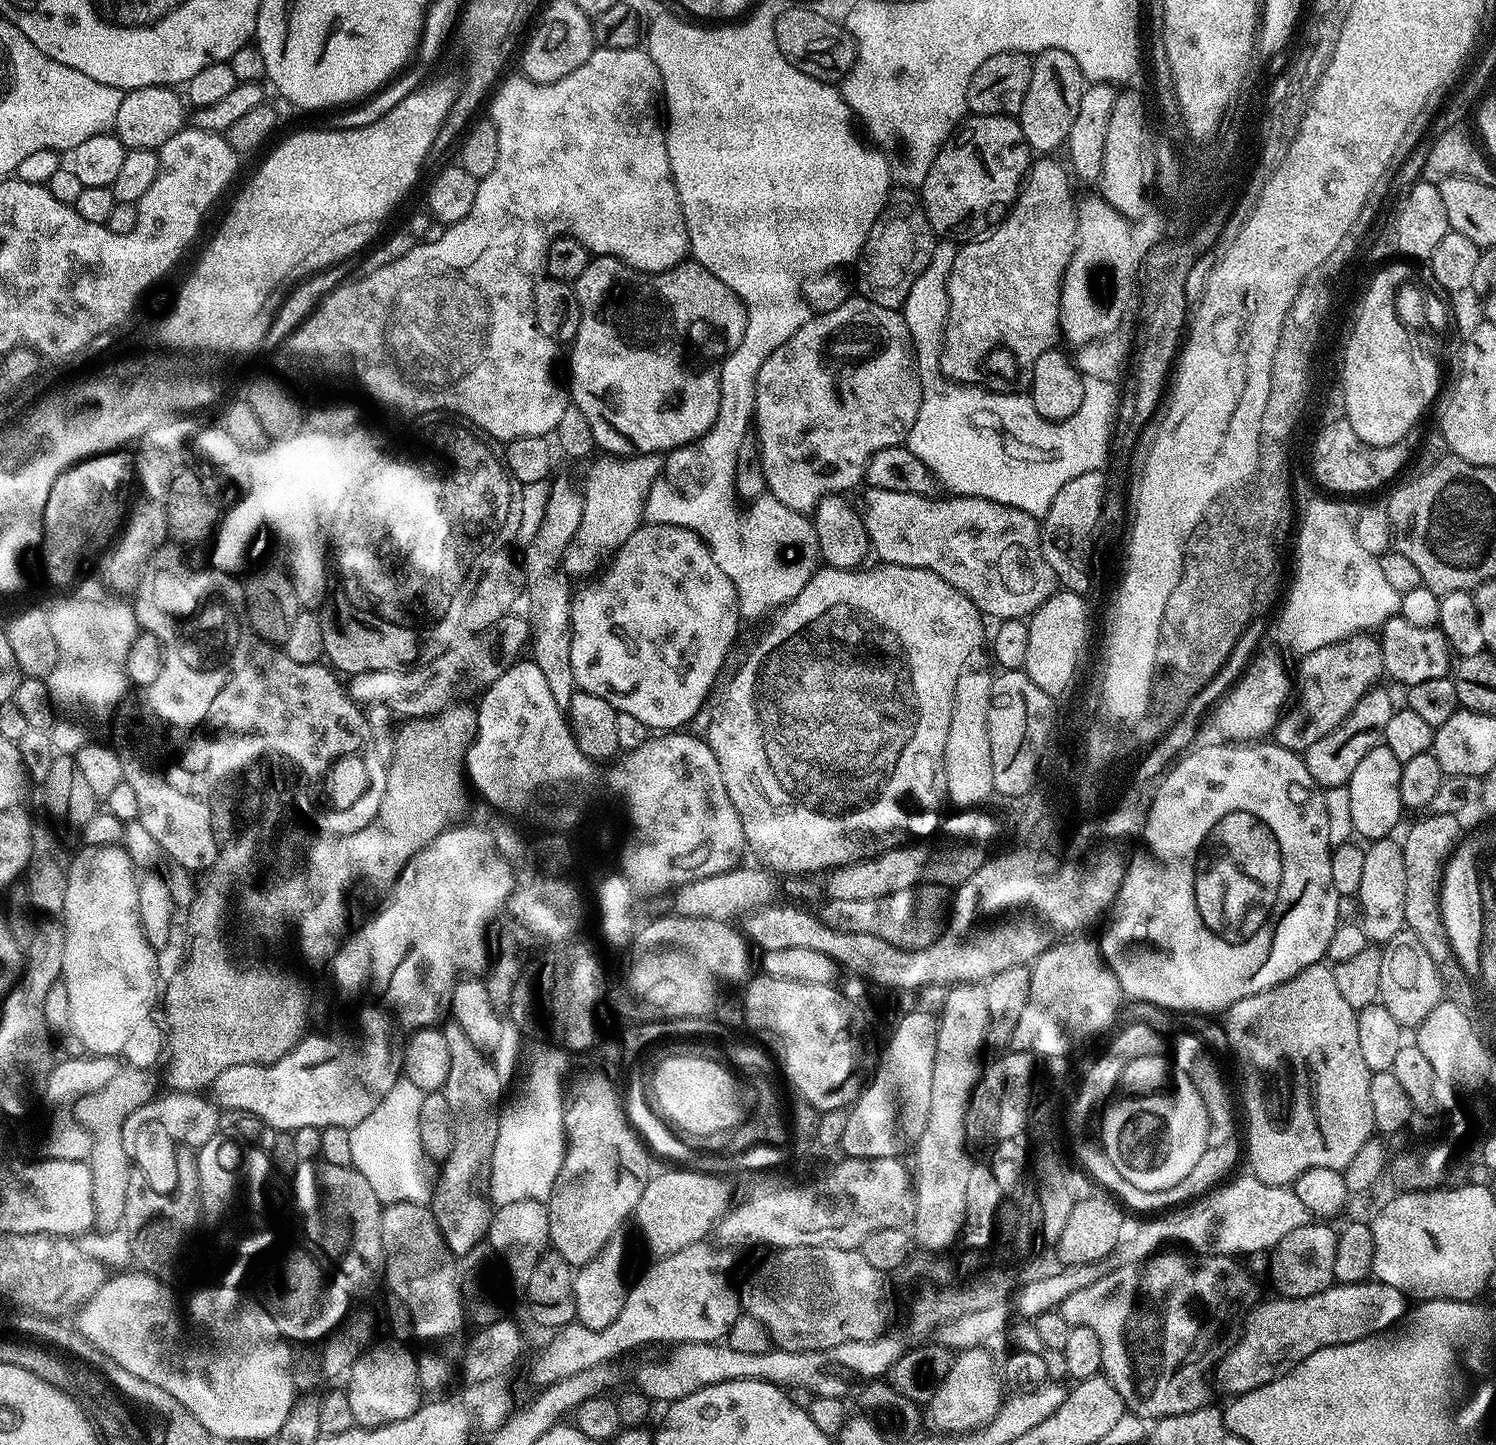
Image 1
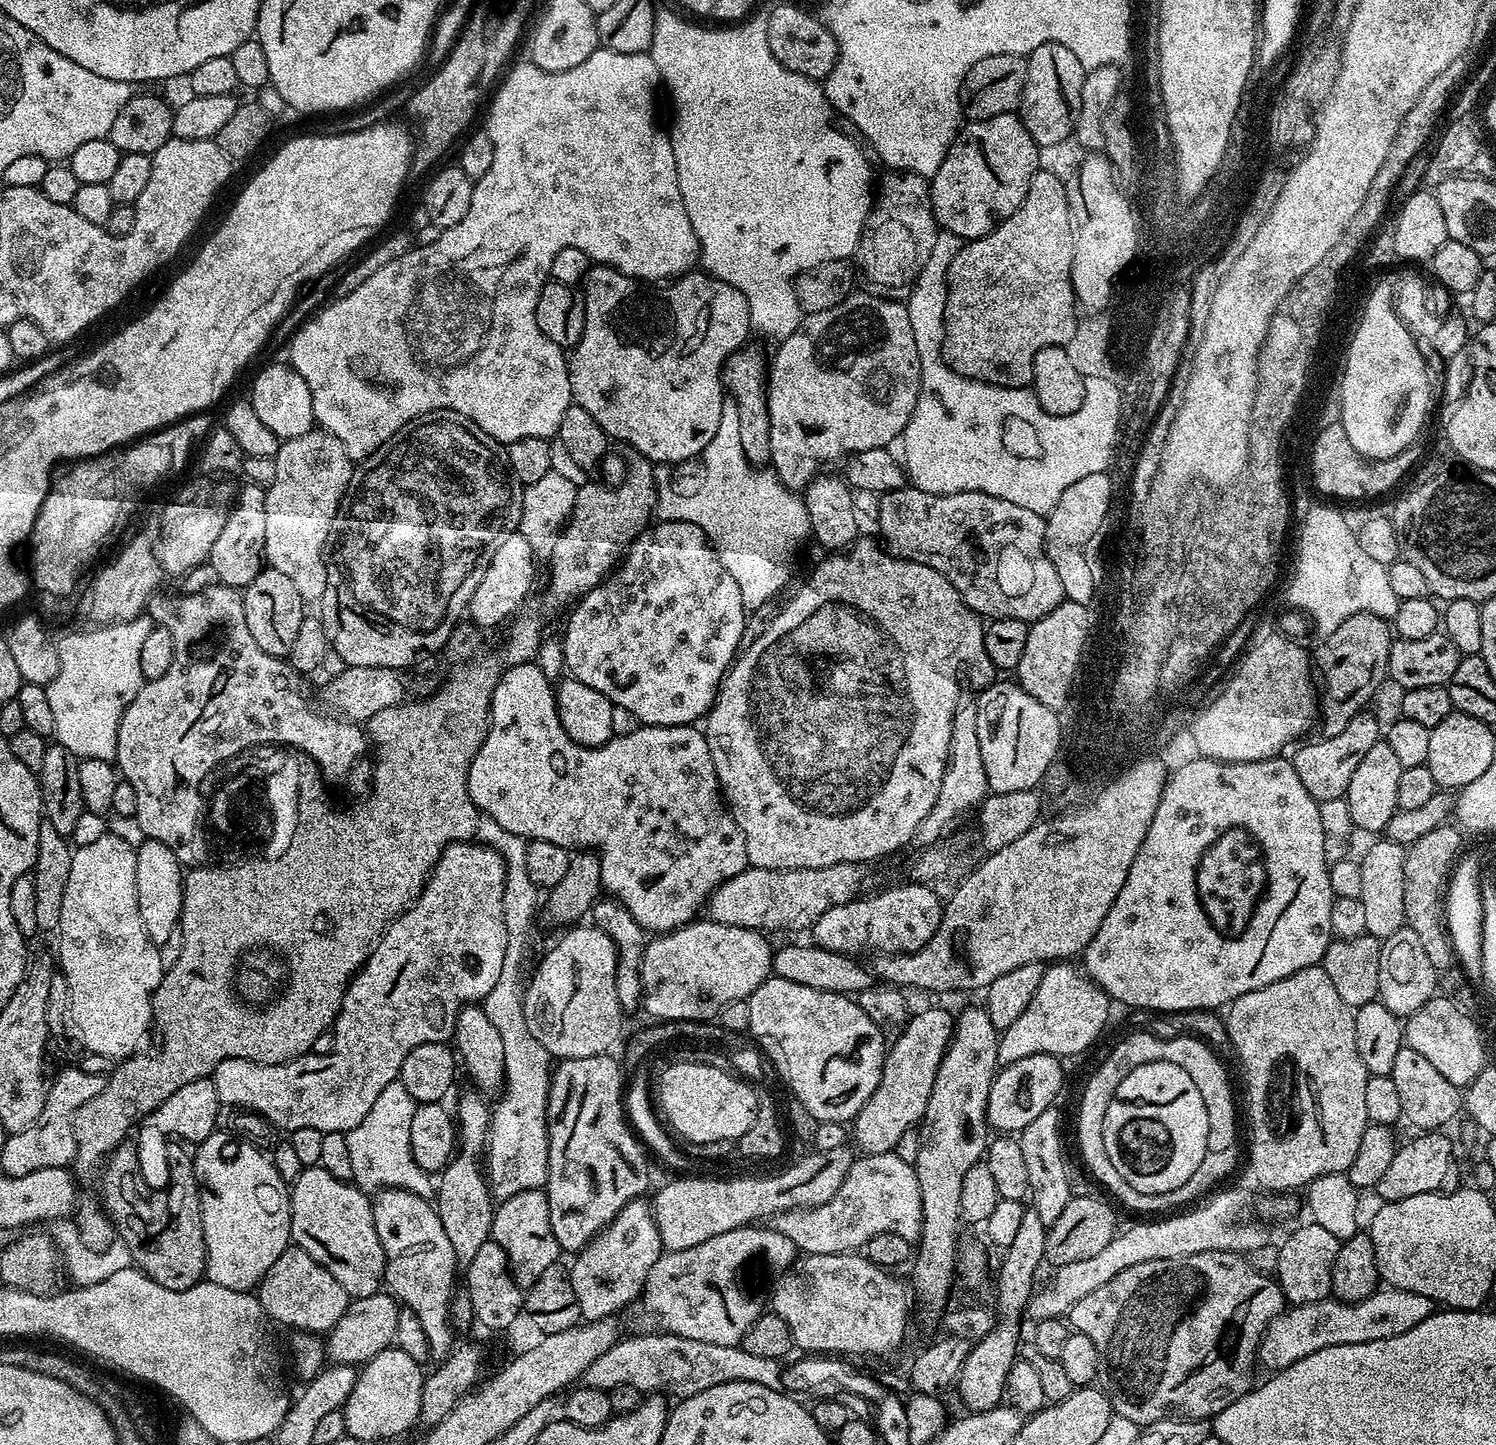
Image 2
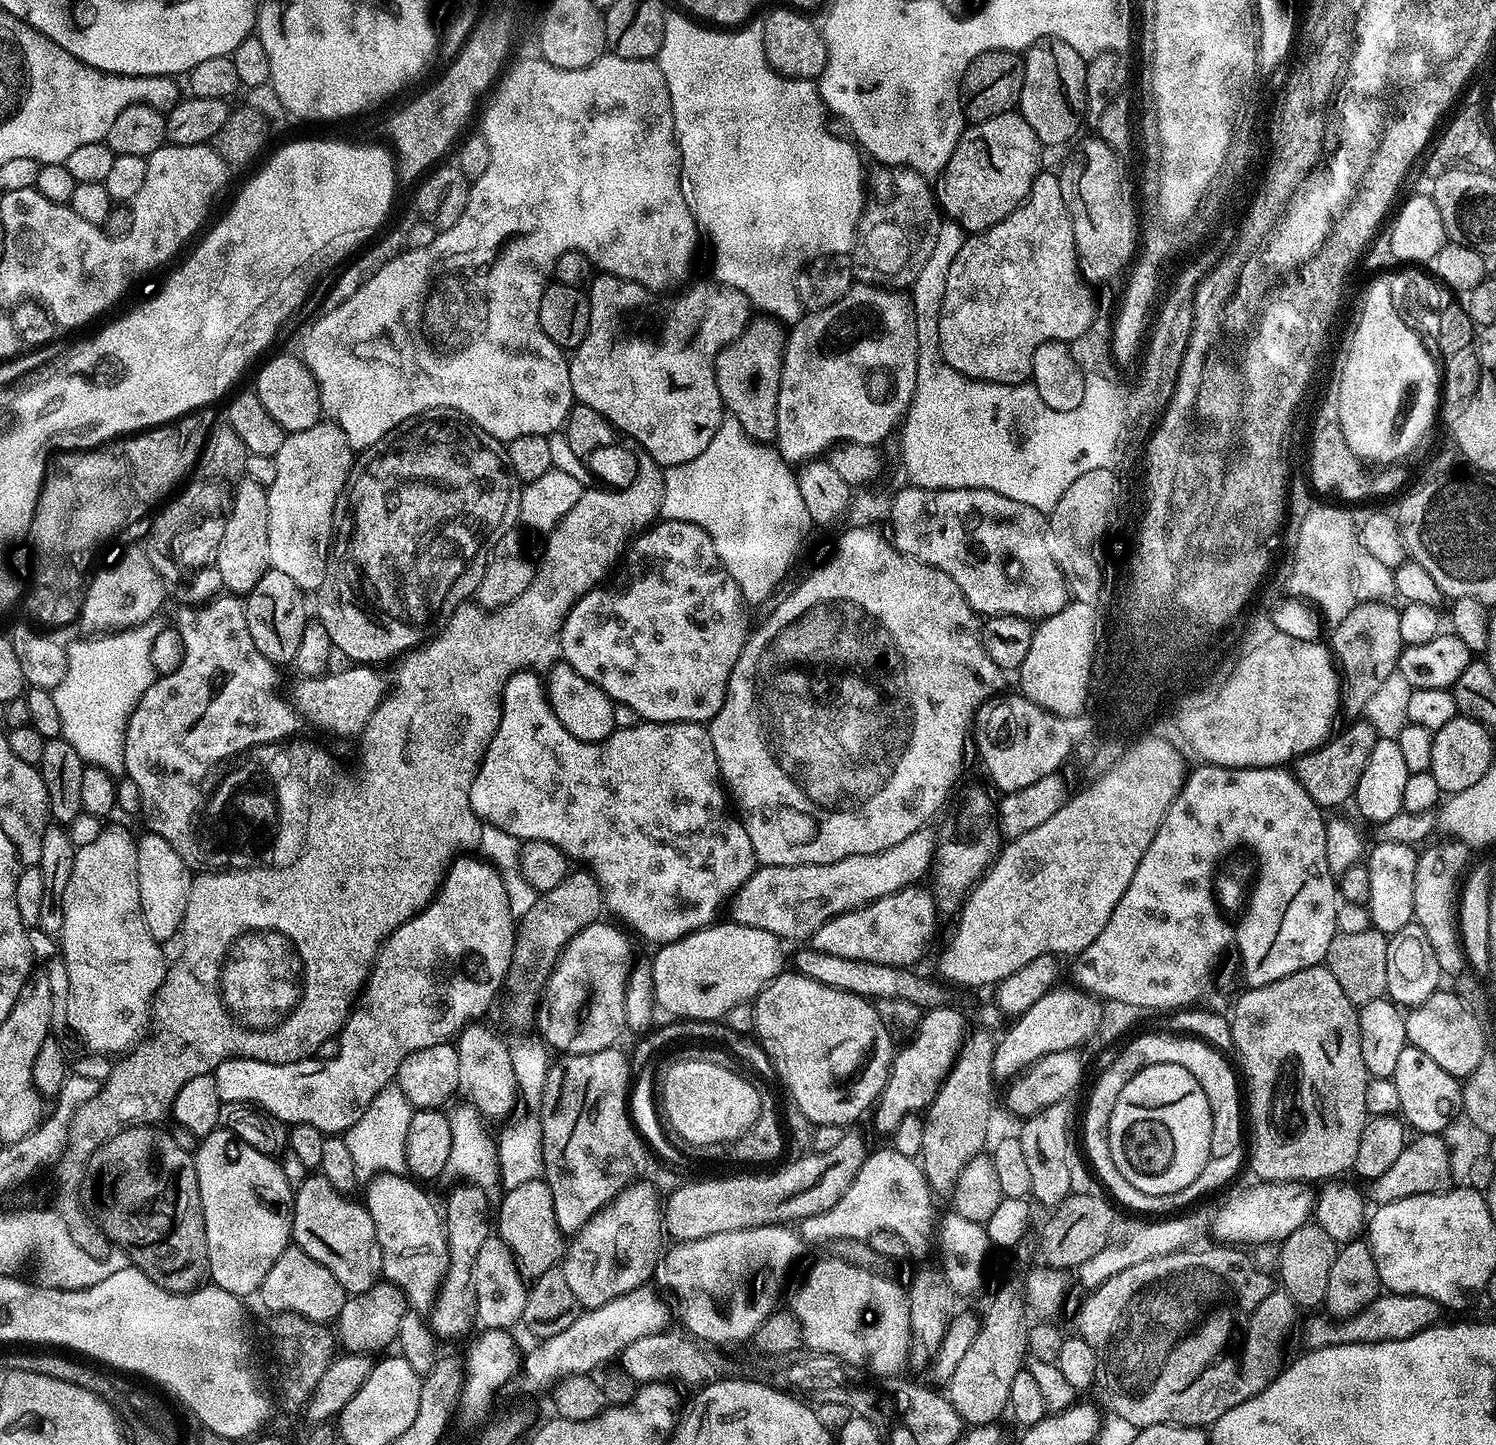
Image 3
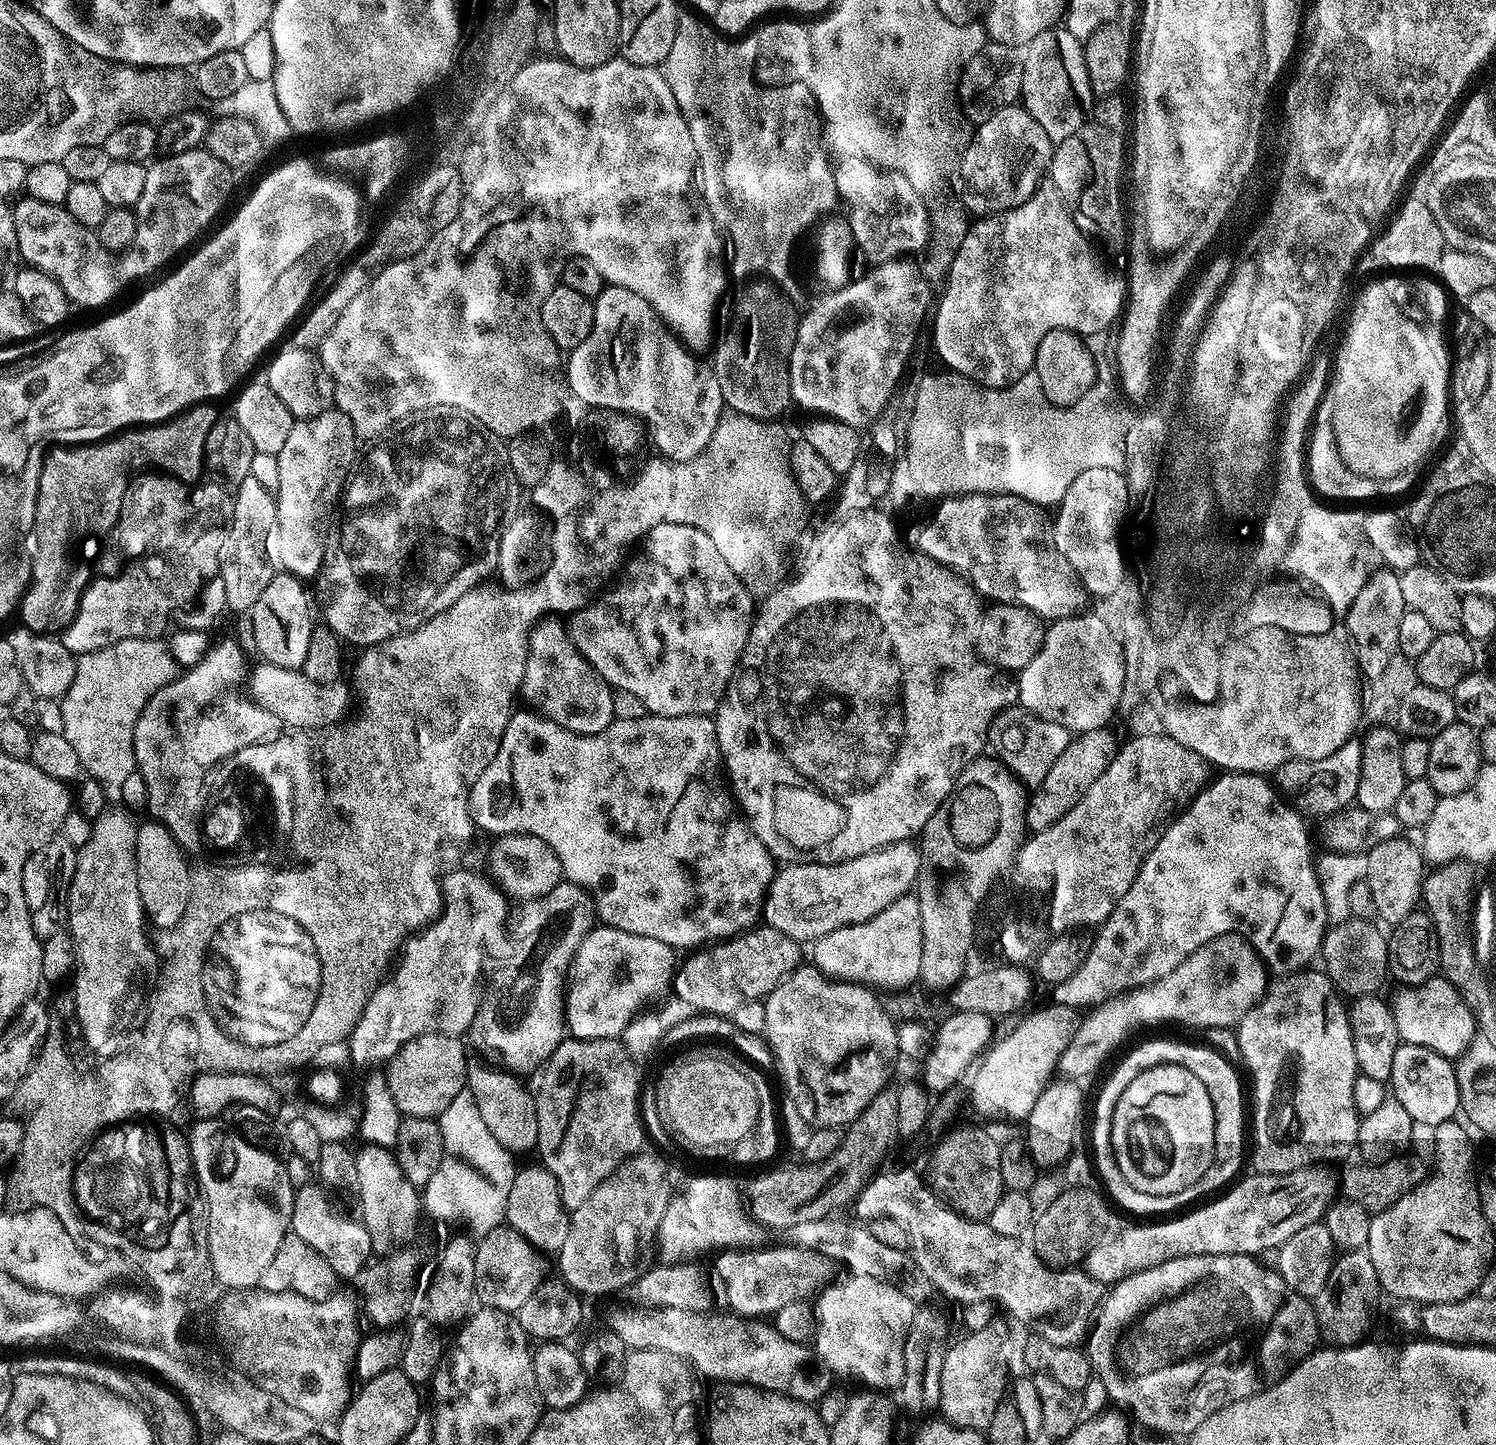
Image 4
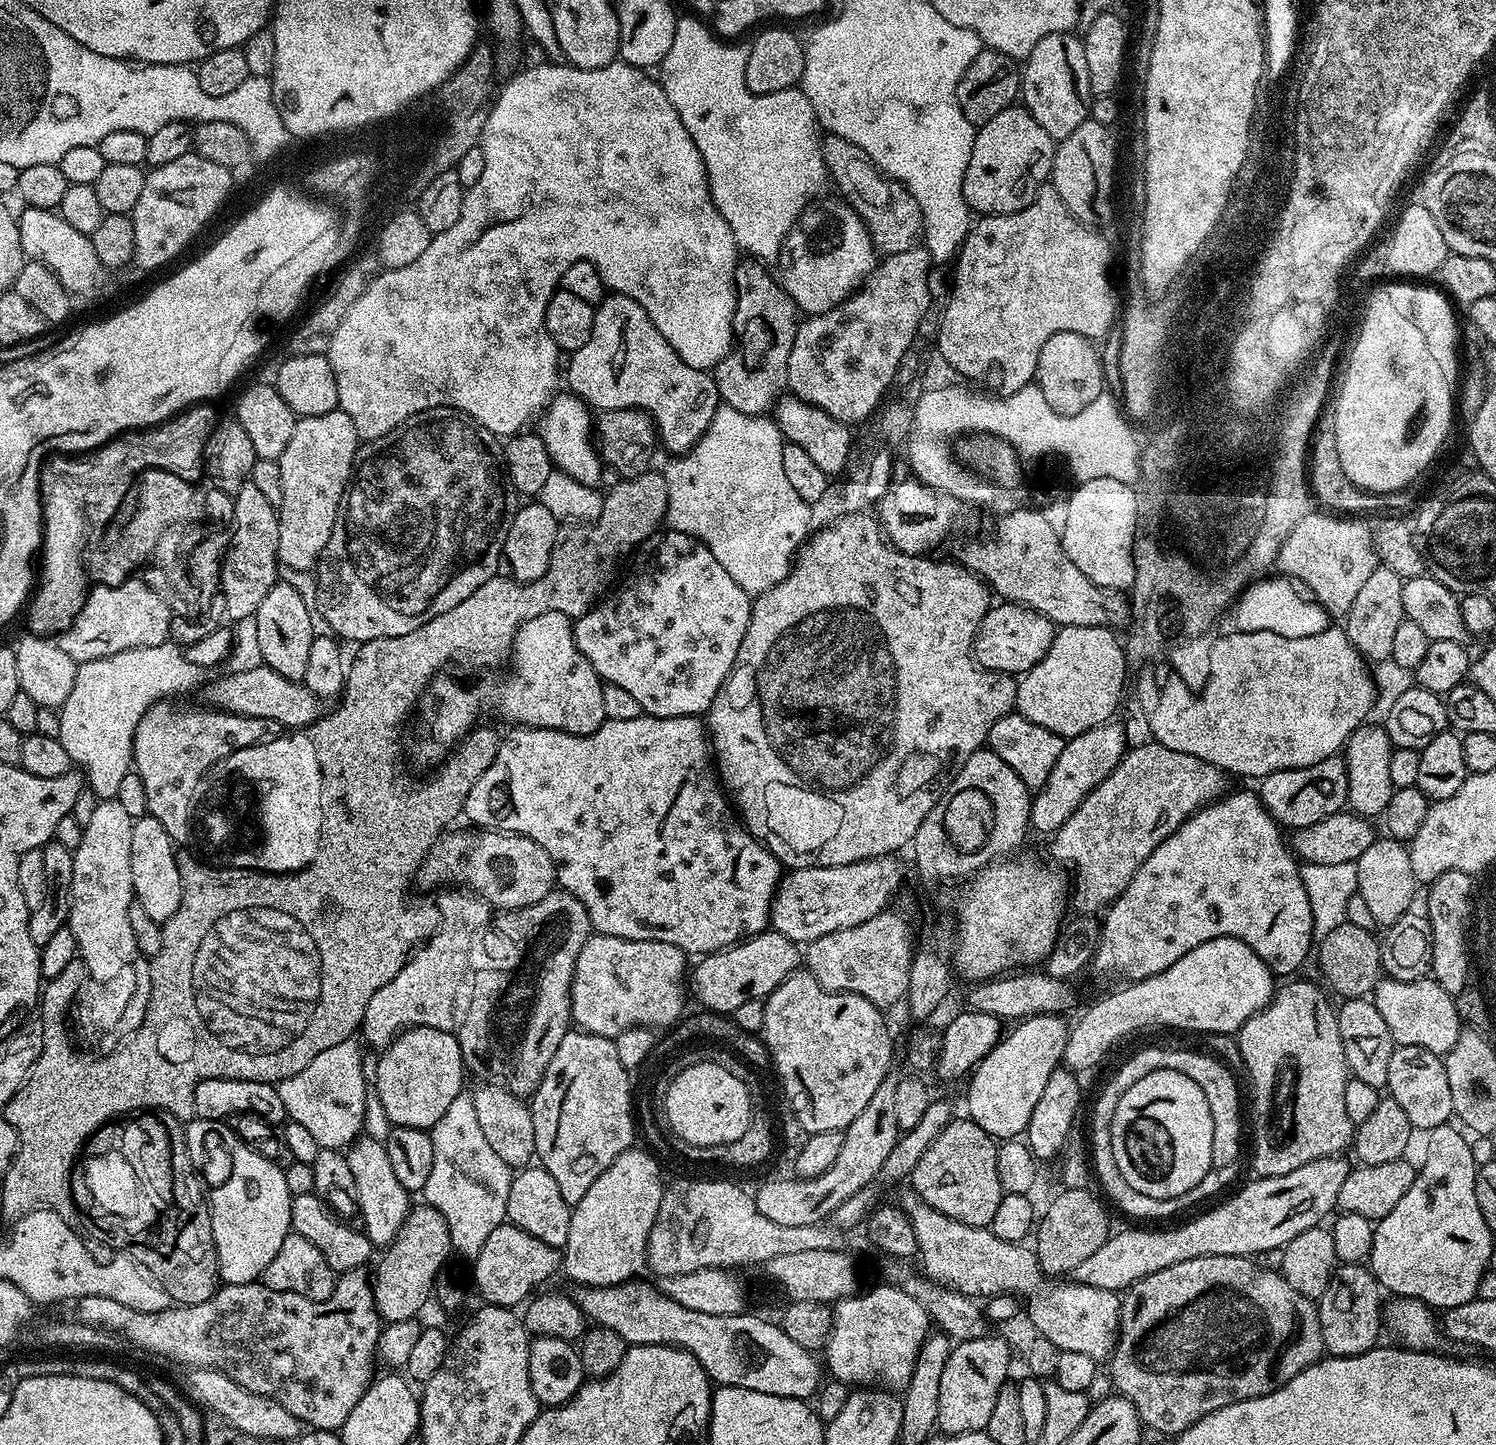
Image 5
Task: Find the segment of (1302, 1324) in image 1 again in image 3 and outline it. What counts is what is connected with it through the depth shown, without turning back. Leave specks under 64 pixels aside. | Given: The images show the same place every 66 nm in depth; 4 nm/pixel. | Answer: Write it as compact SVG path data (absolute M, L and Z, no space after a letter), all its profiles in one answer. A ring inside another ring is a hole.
M1381 1294L1363 1311L1349 1319L1341 1319L1339 1323L1327 1315L1321 1315L1314 1317L1308 1324L1308 1340L1312 1348L1329 1348L1339 1344L1377 1344L1410 1338L1437 1323L1441 1319L1442 1309L1430 1298Z

